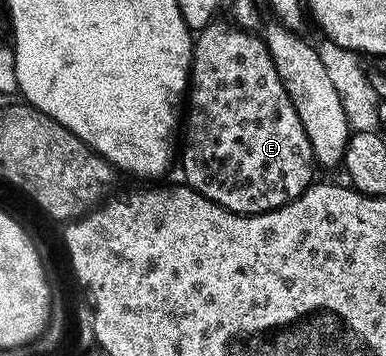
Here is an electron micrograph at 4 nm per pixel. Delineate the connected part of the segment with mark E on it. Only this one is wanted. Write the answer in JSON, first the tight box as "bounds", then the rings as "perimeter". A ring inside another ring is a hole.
{"bounds":[180,20,316,214],"perimeter":[[[215,20],[210,22],[203,30],[197,31],[194,43],[194,57],[190,59],[190,81],[188,83],[188,102],[194,107],[190,115],[184,118],[184,134],[186,130],[186,143],[181,143],[180,158],[182,154],[182,174],[185,185],[196,191],[200,196],[220,204],[225,210],[234,214],[263,214],[269,210],[279,210],[296,200],[315,181],[316,163],[312,144],[308,144],[308,136],[304,132],[304,124],[300,124],[300,116],[296,116],[296,108],[292,108],[292,100],[288,92],[284,92],[284,84],[280,84],[280,76],[276,76],[276,66],[272,64],[272,56],[268,52],[265,41],[258,38],[257,33],[246,28],[235,28],[229,21]]]}

